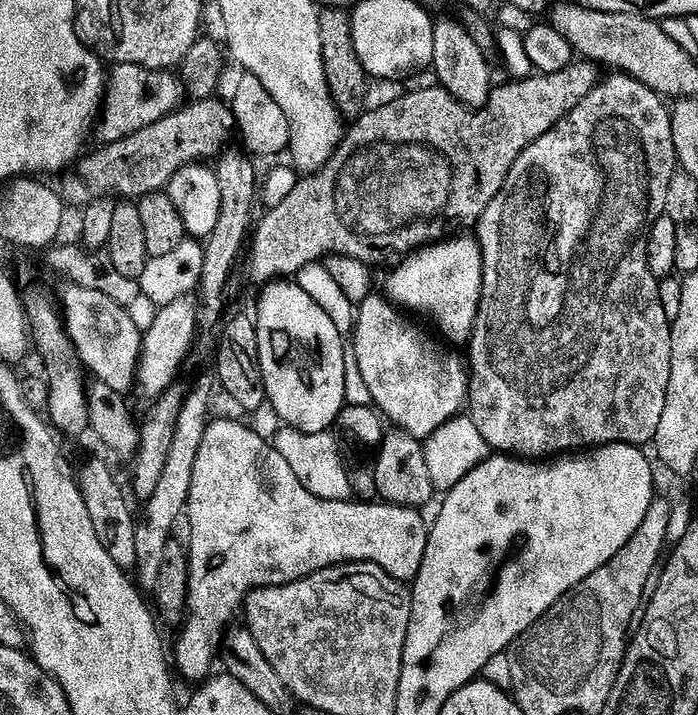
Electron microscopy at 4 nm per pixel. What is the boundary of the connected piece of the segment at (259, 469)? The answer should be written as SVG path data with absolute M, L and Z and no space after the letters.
M213 419L211 423L209 423L206 434L202 438L202 446L198 450L198 458L194 462L194 478L192 479L192 485L190 486L190 498L188 499L188 507L186 509L186 524L188 520L189 526L192 527L192 541L189 542L188 549L186 549L186 555L188 558L188 603L186 605L186 615L183 617L183 619L185 618L184 629L181 630L180 641L178 641L176 644L176 660L174 656L174 668L175 671L178 673L178 676L178 671L180 671L180 676L182 679L189 680L190 683L197 683L196 685L199 685L201 682L207 681L209 677L213 675L214 669L212 669L212 667L214 667L216 664L216 656L212 652L204 652L204 648L216 648L219 646L220 639L222 639L224 636L224 627L226 627L227 624L231 622L232 615L234 615L236 612L236 604L243 605L245 601L247 601L248 597L251 596L257 588L277 588L277 586L279 586L280 584L292 584L296 580L301 580L302 578L306 578L307 576L313 576L315 572L321 572L322 570L326 570L327 568L333 568L336 564L376 564L380 568L381 572L386 573L386 575L388 576L394 577L395 580L401 582L415 581L416 575L420 572L420 567L422 566L422 562L424 561L426 546L428 545L428 534L430 531L429 525L427 523L424 525L424 520L422 517L420 517L421 513L414 508L402 508L398 504L389 504L387 502L379 502L380 504L356 503L357 502L353 502L352 500L323 500L322 498L318 498L314 494L310 494L310 490L306 490L306 486L302 486L302 482L298 478L298 474L294 474L294 470L290 470L290 462L286 462L286 458L282 458L282 454L275 446L269 443L269 441L267 444L267 442L264 441L258 433L251 432L251 430L248 429L246 425L239 424L239 422L236 420Z

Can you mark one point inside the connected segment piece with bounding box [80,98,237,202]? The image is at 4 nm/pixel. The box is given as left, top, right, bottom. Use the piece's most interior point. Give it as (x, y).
(144, 164)

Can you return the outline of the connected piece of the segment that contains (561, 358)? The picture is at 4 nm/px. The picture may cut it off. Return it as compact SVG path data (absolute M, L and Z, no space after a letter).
M609 76L612 76L609 80L601 79L590 90L590 94L586 94L586 98L582 98L582 102L578 102L578 106L574 106L574 110L570 110L552 129L542 134L542 138L522 150L502 190L494 198L494 202L490 202L478 225L478 243L484 273L480 309L476 315L476 327L470 337L470 368L474 373L470 380L470 408L472 404L471 415L482 438L486 438L489 449L500 454L511 454L517 458L556 458L577 450L603 448L605 444L651 445L658 434L658 422L662 422L662 410L666 410L666 394L672 373L672 320L660 297L660 280L648 264L649 251L636 241L643 234L644 223L650 220L650 216L646 211L649 207L649 188L642 175L641 143L637 139L644 128L638 130L635 125L636 120L657 122L658 124L648 124L648 132L656 131L656 144L662 144L662 150L666 154L675 153L671 131L664 127L671 125L672 112L664 109L665 101L660 93L650 90L632 76Z

